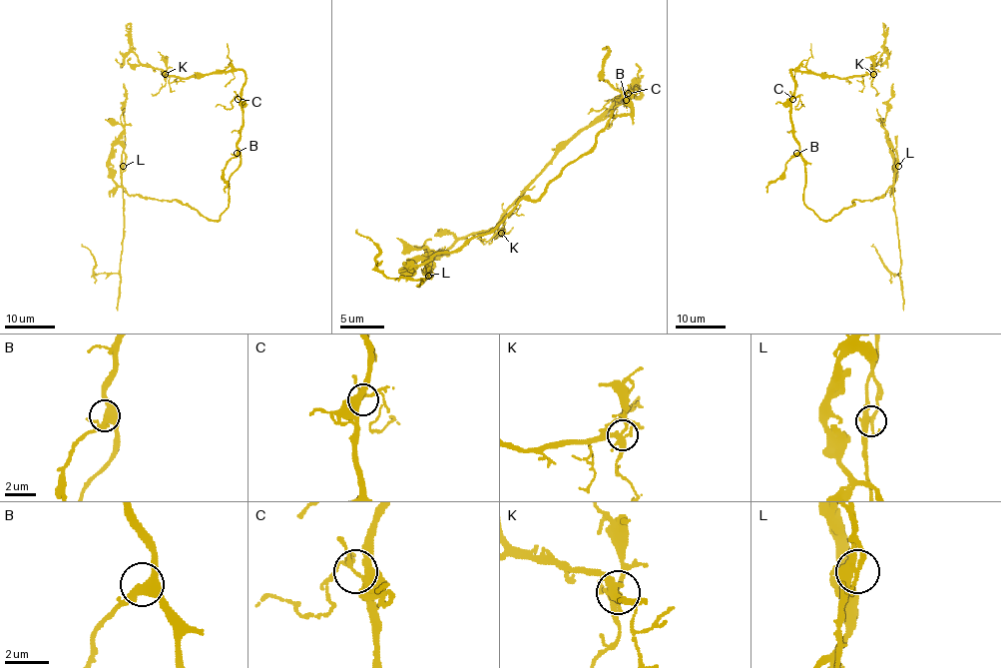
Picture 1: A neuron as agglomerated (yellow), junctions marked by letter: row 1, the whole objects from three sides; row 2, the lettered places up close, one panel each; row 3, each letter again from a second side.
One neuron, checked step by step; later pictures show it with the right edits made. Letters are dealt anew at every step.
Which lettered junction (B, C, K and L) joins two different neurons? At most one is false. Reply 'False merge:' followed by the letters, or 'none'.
False merge: L

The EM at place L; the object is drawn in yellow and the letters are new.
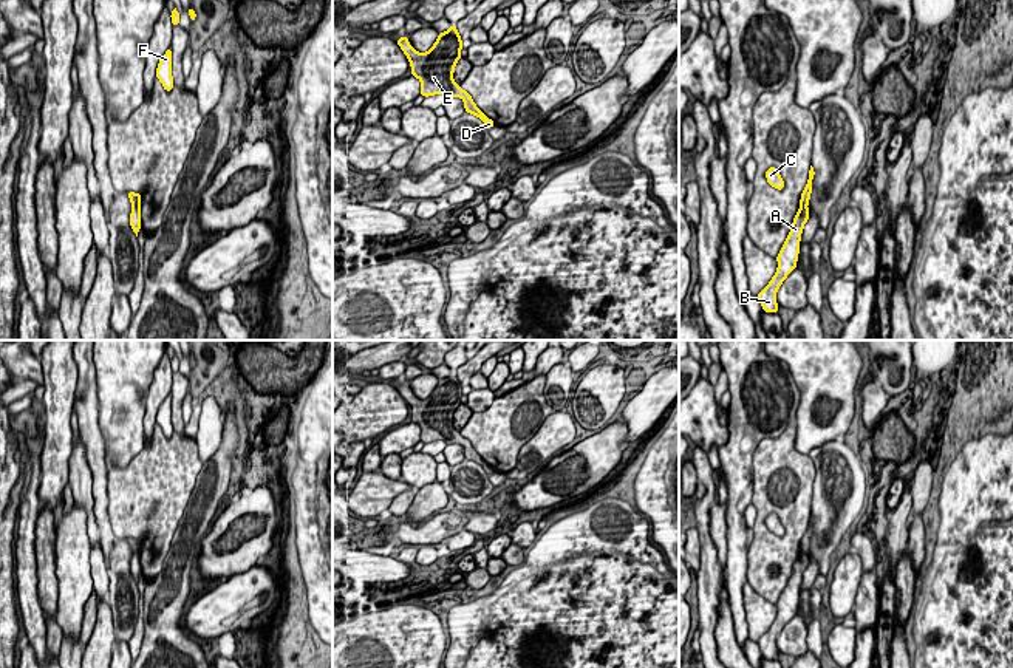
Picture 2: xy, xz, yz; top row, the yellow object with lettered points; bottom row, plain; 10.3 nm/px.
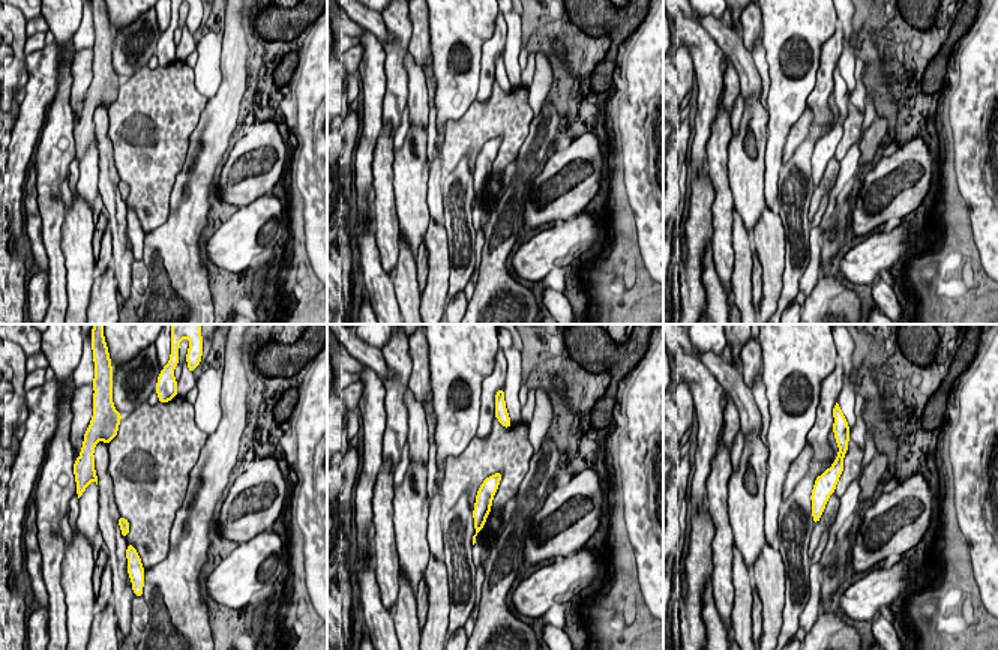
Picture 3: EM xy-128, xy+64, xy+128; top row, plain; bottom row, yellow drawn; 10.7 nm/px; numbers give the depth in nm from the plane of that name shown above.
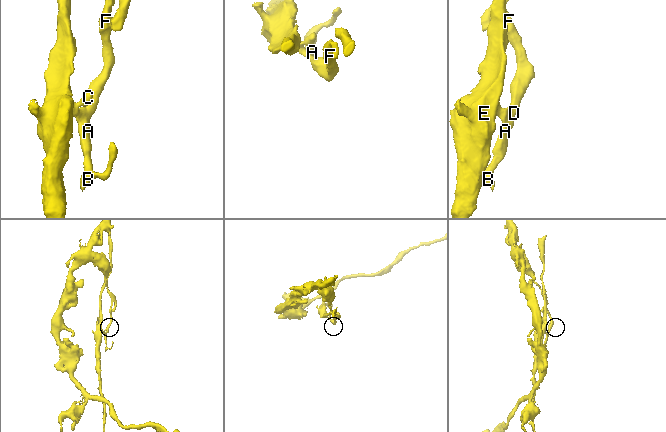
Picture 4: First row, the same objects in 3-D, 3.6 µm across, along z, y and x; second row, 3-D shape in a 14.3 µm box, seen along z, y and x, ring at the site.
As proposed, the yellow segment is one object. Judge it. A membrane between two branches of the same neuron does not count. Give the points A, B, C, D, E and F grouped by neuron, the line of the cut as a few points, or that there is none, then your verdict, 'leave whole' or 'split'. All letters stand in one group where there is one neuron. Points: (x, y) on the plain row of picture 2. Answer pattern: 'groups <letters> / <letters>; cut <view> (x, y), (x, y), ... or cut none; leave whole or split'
groups A B C E / D F; cut yz (800, 546), (806, 552); split

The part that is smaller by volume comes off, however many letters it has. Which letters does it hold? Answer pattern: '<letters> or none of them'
A, B, C, E

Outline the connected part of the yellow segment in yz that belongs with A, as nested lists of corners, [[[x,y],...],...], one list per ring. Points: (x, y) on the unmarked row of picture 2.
[[[800,546],[800,557],[793,564],[793,571],[787,581],[786,589],[783,591],[776,603],[778,615],[770,629],[756,642],[766,659],[778,659],[776,637],[779,636],[786,623],[796,614],[800,586],[803,574],[807,566],[809,566],[809,555]]]

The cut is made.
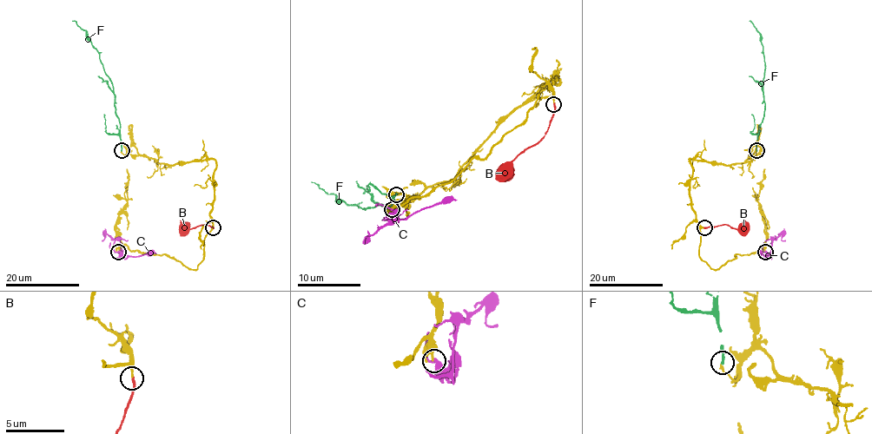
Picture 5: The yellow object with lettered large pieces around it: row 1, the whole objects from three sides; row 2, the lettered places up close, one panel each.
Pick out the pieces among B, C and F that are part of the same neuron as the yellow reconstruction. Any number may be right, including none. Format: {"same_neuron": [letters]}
{"same_neuron": ["B"]}

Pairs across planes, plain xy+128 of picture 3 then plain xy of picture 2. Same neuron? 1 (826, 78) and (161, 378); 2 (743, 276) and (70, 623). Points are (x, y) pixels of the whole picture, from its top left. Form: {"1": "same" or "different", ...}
{"1": "same", "2": "different"}

